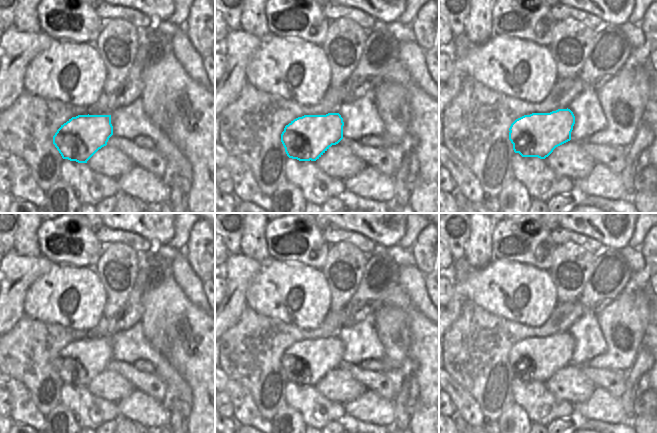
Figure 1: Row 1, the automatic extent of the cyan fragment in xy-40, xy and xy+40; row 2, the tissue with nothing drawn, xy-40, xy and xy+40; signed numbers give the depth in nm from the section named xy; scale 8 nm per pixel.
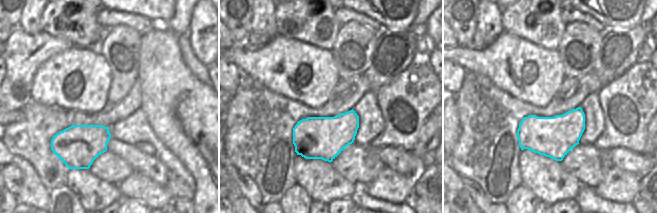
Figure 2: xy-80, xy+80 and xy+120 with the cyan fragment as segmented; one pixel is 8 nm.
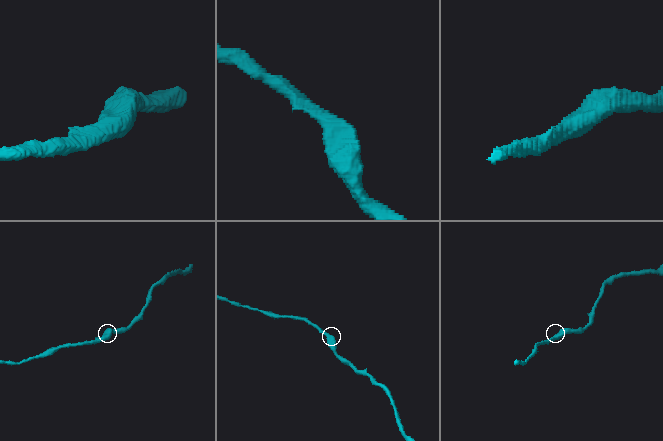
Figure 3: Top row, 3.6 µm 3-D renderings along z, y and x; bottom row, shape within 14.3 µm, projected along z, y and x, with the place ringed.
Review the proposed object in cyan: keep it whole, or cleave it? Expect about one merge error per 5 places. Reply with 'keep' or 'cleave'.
keep

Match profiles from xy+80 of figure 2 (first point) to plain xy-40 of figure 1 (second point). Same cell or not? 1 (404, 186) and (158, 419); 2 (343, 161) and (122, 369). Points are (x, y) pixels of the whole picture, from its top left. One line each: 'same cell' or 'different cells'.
1: same cell
2: different cells

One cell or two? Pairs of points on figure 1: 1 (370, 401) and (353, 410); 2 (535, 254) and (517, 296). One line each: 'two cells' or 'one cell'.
1: one cell
2: two cells

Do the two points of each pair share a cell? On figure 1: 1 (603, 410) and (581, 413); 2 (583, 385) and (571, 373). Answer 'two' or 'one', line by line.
1: one
2: one

